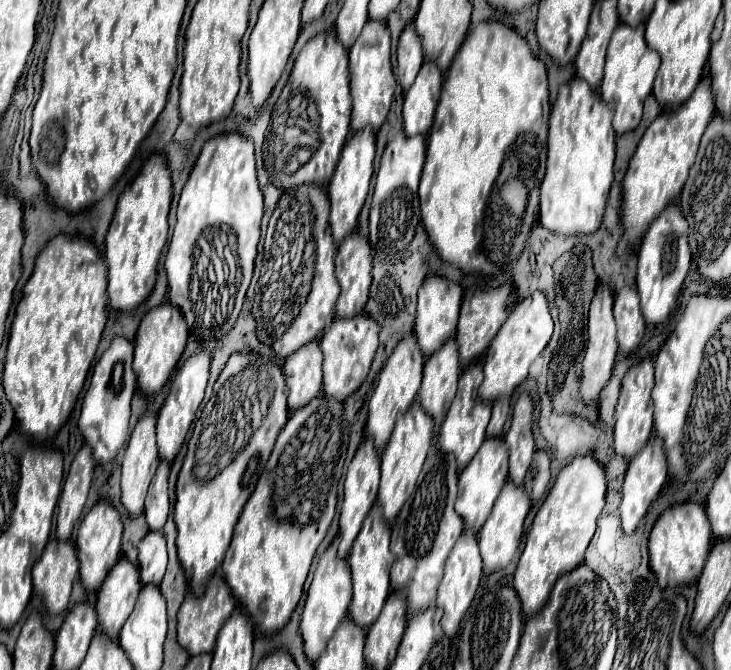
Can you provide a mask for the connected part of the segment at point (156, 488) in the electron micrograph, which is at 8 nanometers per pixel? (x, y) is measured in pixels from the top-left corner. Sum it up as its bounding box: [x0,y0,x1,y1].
[145,460,169,530]

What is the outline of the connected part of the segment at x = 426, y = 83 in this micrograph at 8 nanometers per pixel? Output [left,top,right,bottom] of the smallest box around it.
[403,60,443,136]

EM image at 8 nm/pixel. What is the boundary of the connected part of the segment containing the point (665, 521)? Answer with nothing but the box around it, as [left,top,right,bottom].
[649,502,711,588]

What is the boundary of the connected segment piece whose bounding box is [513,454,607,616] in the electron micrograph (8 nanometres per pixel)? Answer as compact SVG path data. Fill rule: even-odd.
M591 454L575 456L557 474L549 496L533 518L533 524L525 538L523 554L513 574L513 586L517 590L525 616L533 616L537 610L541 610L555 580L583 562L583 554L595 532L595 522L605 506L605 488L605 470Z

